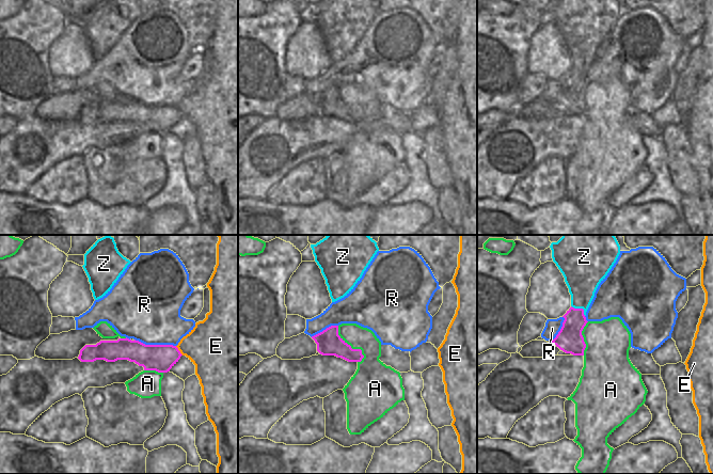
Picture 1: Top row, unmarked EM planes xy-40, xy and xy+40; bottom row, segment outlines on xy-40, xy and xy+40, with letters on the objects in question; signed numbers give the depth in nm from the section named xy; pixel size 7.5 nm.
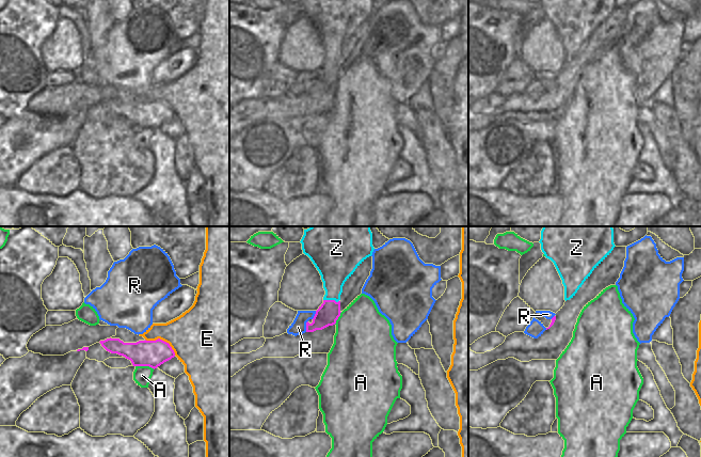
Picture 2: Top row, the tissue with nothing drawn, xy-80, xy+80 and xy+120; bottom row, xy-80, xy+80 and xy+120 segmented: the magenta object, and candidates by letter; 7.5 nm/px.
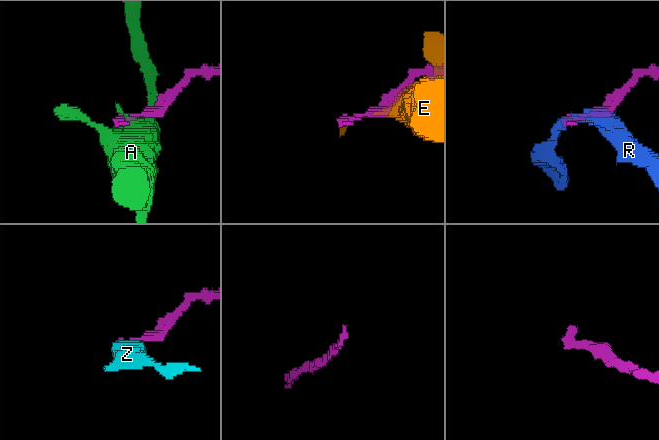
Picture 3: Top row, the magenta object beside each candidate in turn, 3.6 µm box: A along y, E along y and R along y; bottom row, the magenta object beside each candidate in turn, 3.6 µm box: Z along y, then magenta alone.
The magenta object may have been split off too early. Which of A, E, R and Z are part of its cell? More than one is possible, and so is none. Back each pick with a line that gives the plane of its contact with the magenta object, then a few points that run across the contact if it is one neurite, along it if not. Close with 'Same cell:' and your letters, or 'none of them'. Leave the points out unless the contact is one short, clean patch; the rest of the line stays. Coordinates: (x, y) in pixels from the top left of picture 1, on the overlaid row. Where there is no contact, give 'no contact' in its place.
Same cell: none of them

